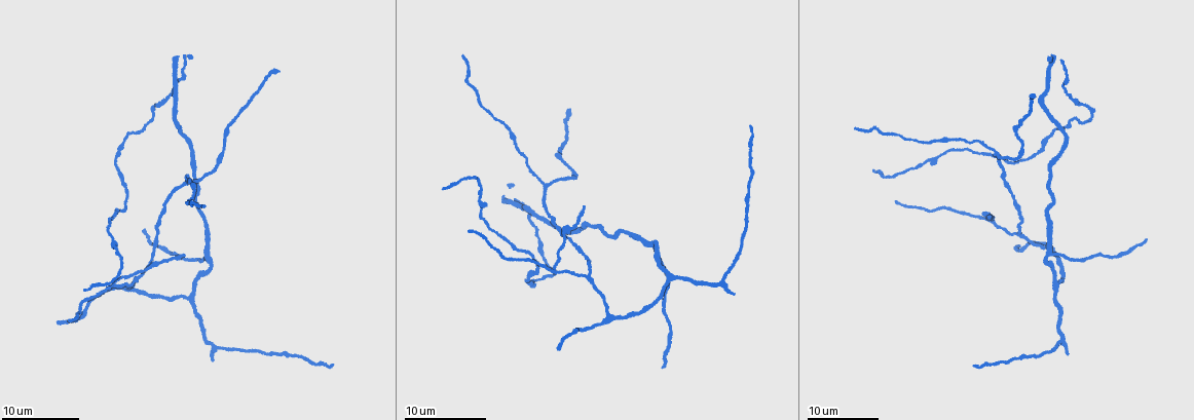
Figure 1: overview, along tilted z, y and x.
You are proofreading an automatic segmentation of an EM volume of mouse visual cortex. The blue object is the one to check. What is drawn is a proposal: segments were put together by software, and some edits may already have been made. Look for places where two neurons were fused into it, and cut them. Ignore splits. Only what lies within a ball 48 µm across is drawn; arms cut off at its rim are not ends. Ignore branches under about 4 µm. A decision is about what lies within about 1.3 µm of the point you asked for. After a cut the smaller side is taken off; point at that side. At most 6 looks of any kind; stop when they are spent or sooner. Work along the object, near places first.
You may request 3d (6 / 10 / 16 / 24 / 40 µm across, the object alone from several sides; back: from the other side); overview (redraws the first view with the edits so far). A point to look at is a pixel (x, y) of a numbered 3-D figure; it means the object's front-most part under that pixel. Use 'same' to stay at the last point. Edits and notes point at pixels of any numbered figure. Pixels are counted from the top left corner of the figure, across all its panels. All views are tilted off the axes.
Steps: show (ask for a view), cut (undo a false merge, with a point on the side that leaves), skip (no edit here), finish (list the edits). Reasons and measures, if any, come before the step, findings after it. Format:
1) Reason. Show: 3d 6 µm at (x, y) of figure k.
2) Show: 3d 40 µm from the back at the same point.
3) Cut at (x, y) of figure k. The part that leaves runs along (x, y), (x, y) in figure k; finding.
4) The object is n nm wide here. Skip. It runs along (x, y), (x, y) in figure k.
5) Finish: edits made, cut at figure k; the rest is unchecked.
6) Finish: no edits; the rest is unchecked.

Thin arm on a thick one. Show: 3d 6 µm at (606, 319) of figure 1.

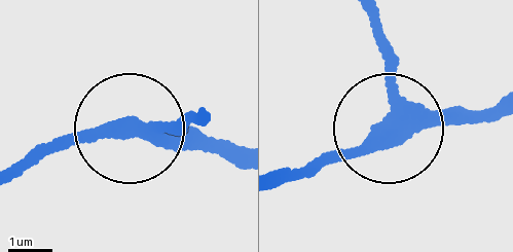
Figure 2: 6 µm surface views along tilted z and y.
Skip. It runs along (495, 112), (398, 124), (355, 154), (302, 168) in figure 2; all the same neuron.

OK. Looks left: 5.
Three-way junction. Show: 3d 10 µm at (1058, 283) of figure 1.

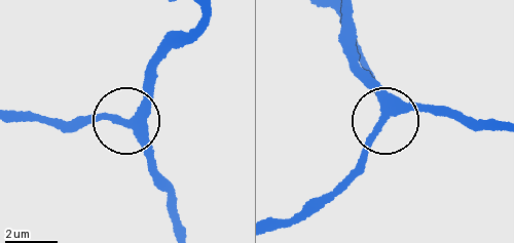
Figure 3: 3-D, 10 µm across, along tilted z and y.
Show: 3d 10 µm from the back at (385, 115) of figure 3.

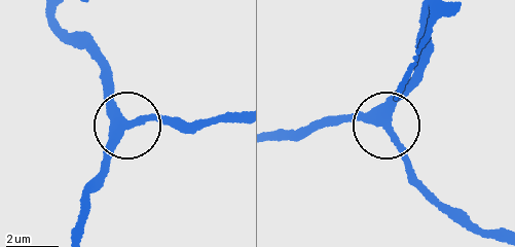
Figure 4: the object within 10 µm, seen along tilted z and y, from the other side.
The side arm is 30 µm long; 3 arms meet here. Skip. One neuron here.

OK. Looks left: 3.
Three-way junction. Show: 3d 10 µm at (210, 261) of figure 1.

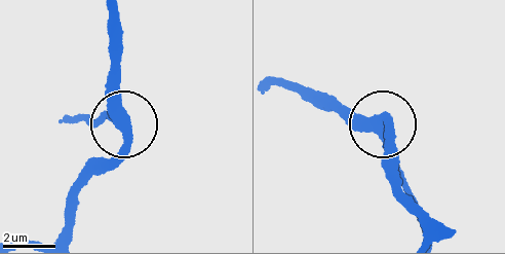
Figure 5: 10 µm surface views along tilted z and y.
3 arms meet here. Skip. One neuron here.

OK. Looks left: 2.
Finish: no edits; the rest is unchecked.

